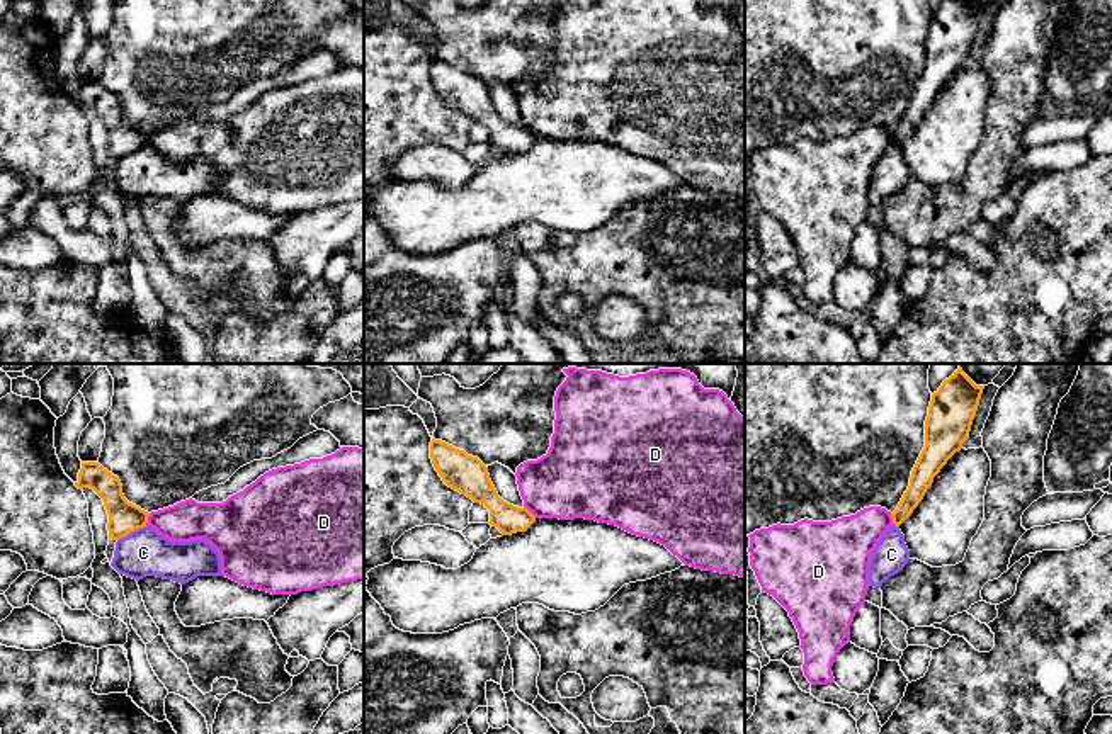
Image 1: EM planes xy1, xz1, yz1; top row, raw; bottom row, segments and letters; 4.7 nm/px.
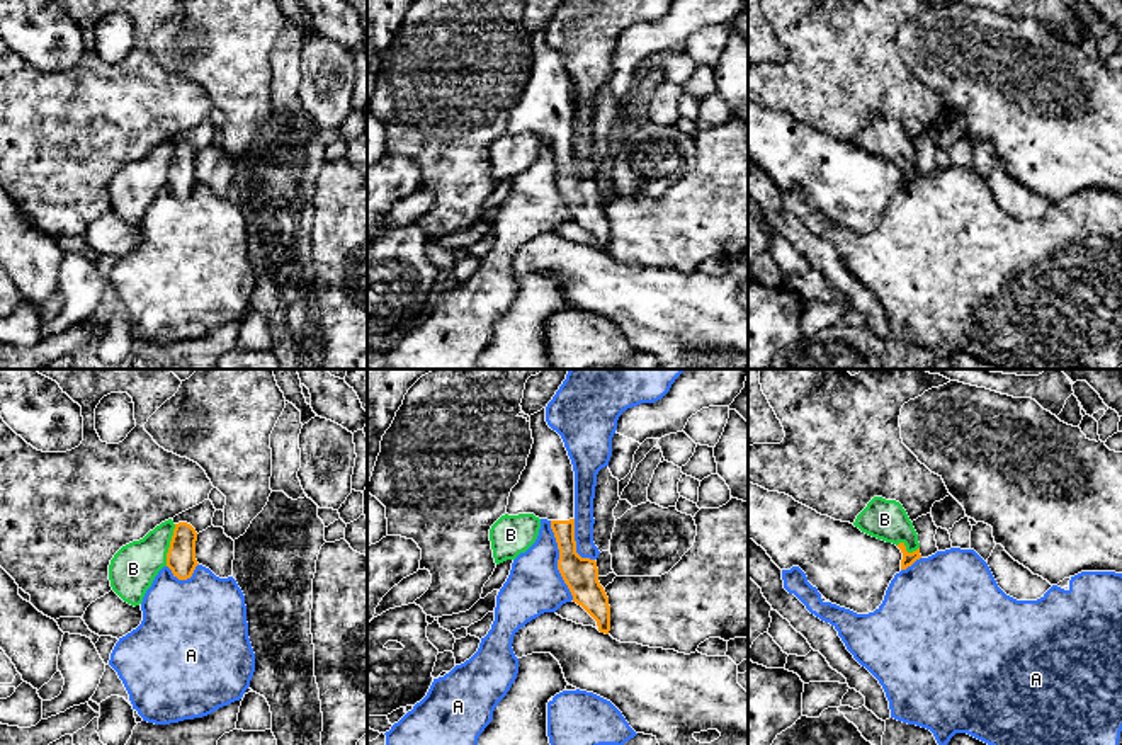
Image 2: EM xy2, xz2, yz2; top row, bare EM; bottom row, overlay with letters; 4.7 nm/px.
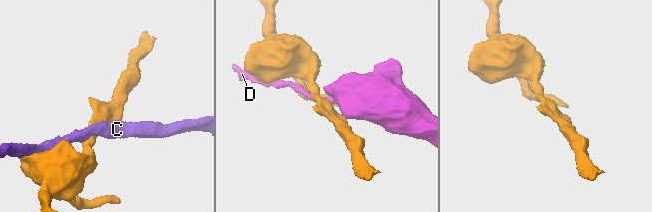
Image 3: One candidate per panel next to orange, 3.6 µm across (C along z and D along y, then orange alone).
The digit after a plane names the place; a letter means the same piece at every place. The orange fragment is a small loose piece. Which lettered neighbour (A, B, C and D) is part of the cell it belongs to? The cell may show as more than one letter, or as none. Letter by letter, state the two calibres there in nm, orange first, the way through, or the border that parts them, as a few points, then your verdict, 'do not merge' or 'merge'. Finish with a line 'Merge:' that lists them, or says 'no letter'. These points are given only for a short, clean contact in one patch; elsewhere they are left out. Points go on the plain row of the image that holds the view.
A: 160 nm thick on the orange side, 260 nm on the other; do not merge
B: 140 nm thick on the orange side, 220 nm on the other; border along xy2 (175, 143), (165, 184); do not merge
C: 150 nm thick on the orange side, 220 nm on the other; do not merge
D: 140 nm thick on the orange side, 360 nm on the other; border along xz1 (524, 124), (536, 136); do not merge
Merge: no letter

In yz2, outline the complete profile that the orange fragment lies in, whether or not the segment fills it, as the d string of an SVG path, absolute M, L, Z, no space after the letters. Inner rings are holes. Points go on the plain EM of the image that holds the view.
M748 100L748 156L762 165L780 189L799 185L818 211L840 226L857 233L879 228L896 192L921 177L920 167L906 170L862 151L850 141L835 139L779 111Z

